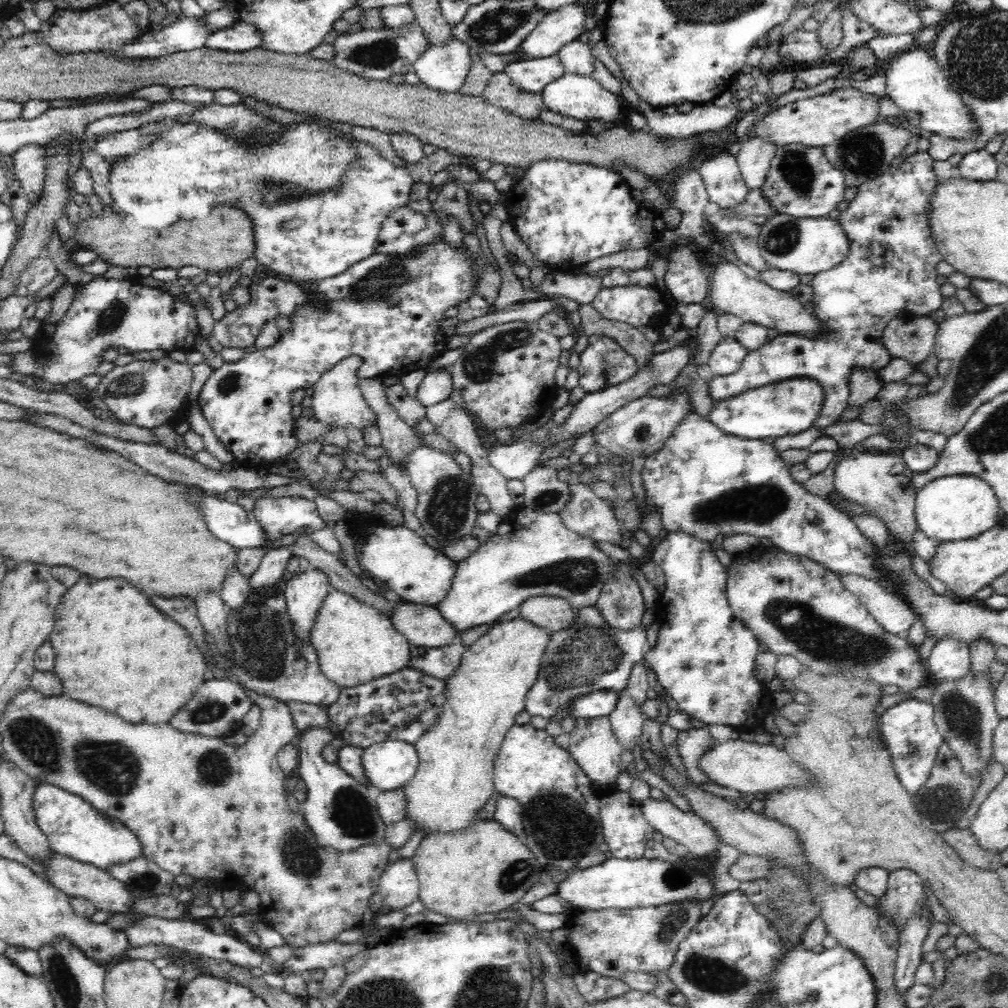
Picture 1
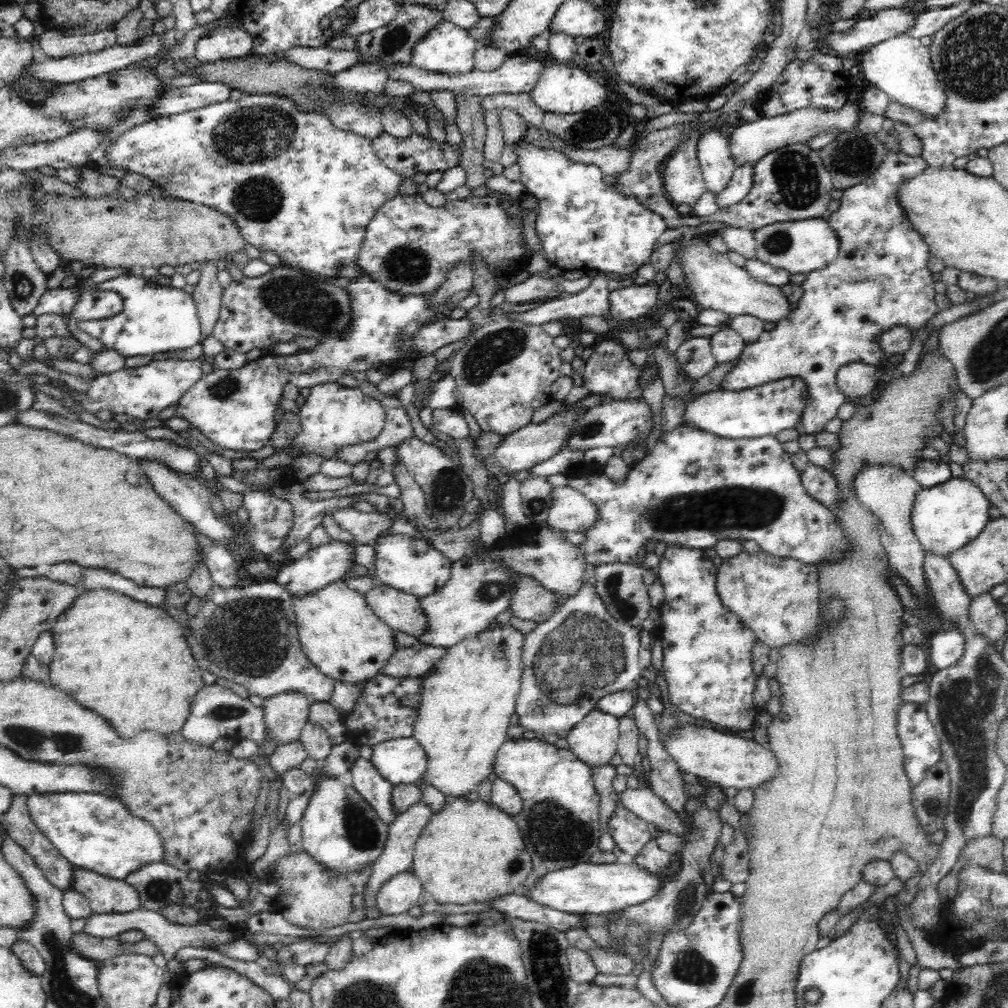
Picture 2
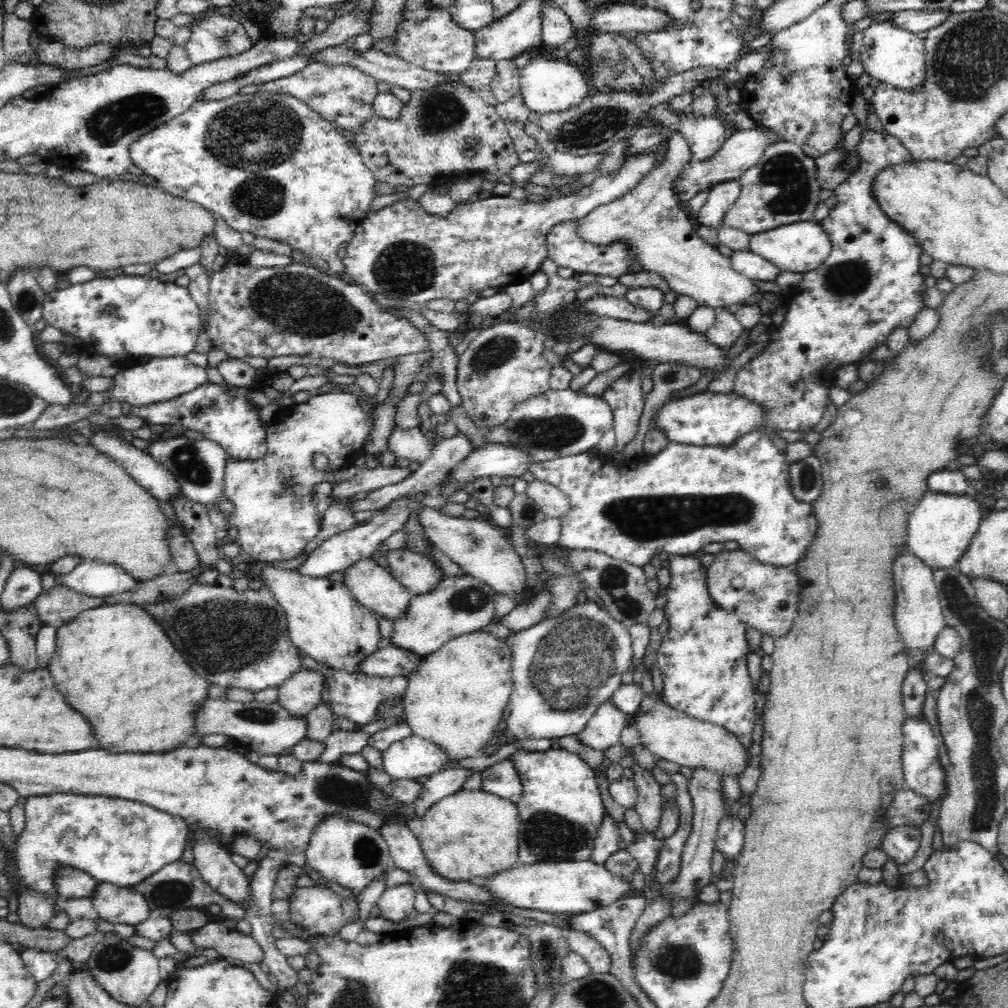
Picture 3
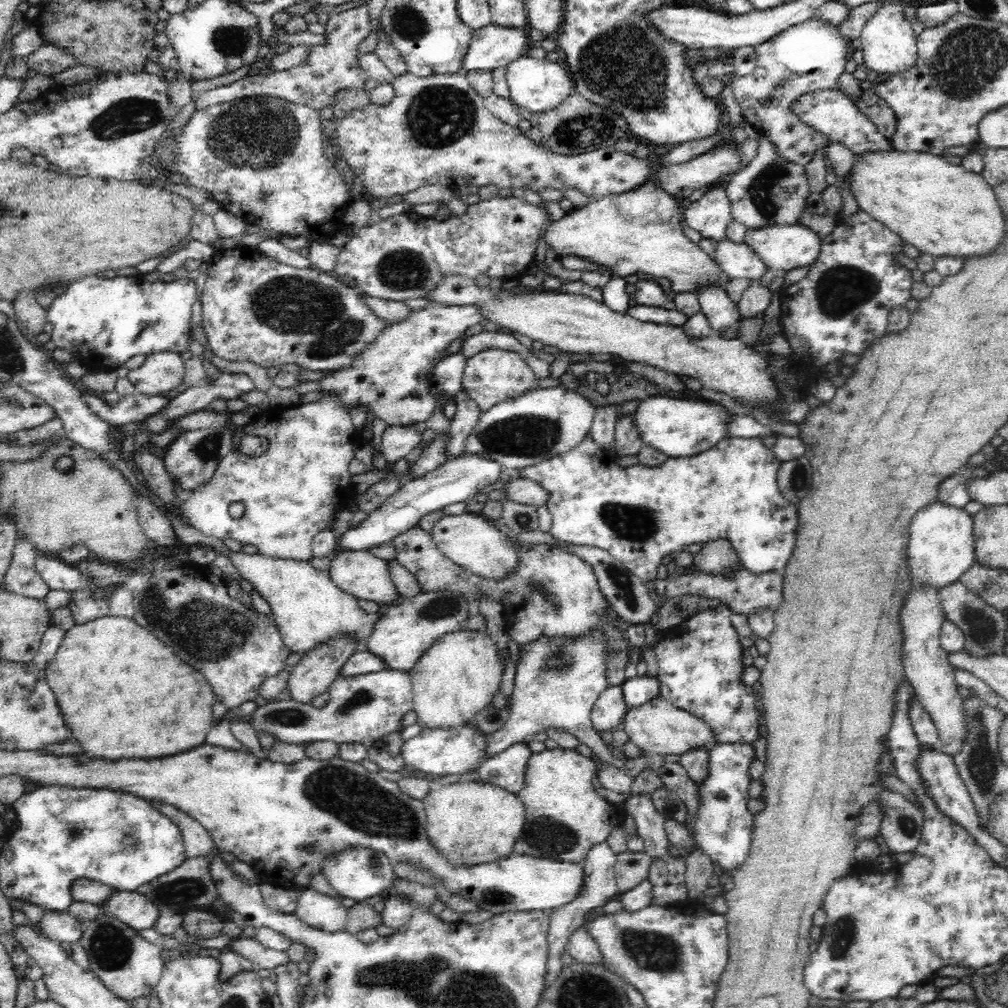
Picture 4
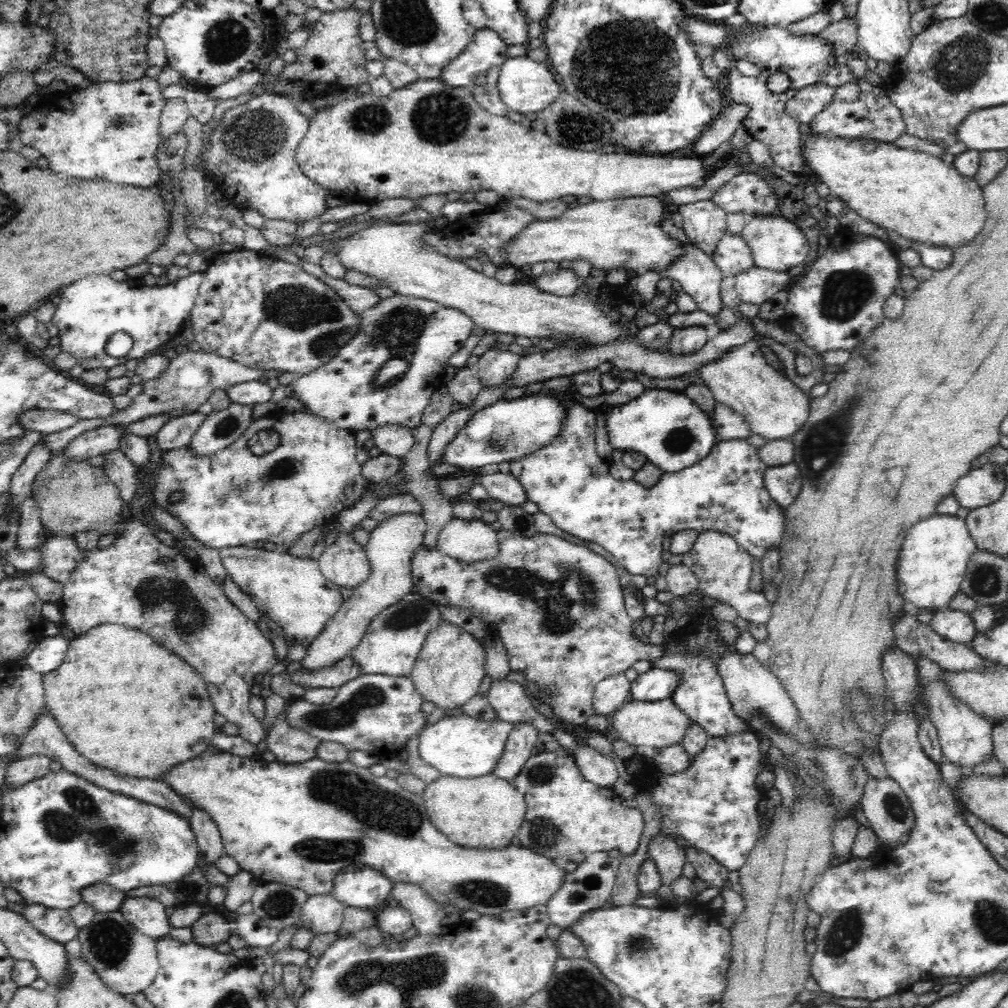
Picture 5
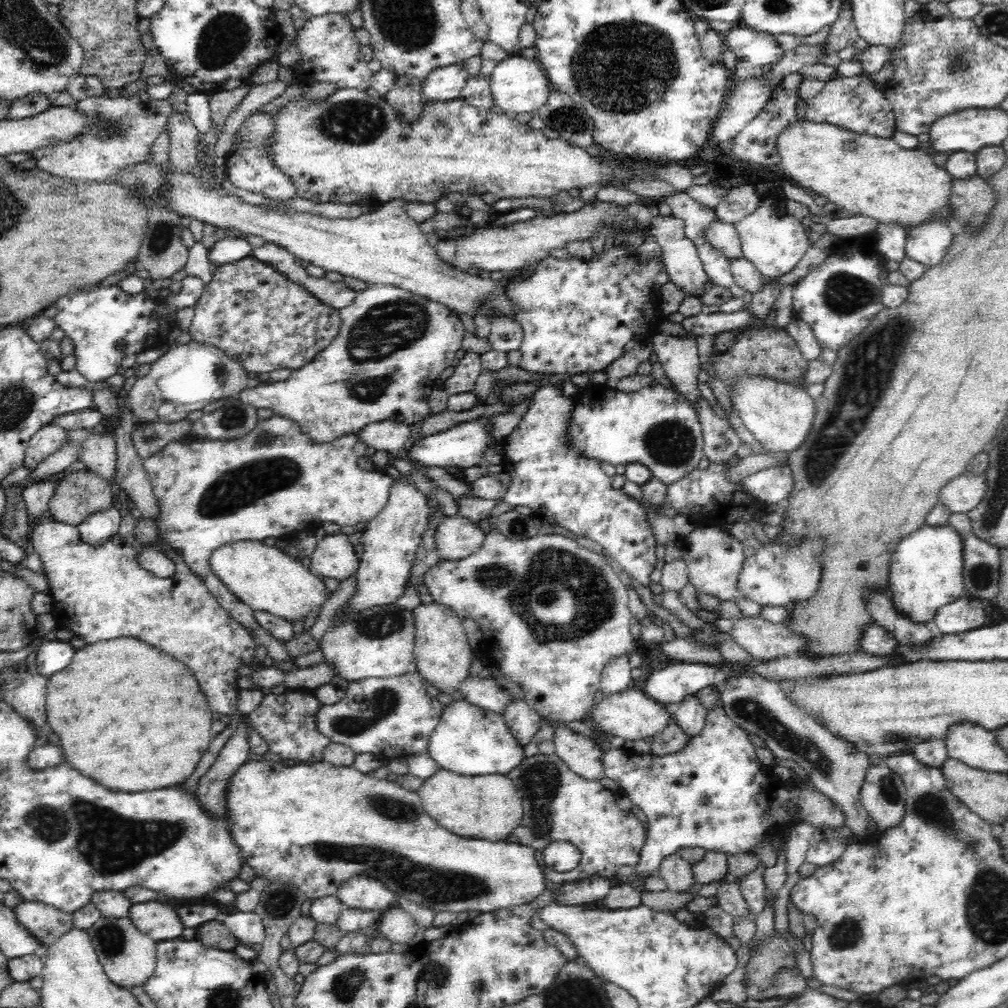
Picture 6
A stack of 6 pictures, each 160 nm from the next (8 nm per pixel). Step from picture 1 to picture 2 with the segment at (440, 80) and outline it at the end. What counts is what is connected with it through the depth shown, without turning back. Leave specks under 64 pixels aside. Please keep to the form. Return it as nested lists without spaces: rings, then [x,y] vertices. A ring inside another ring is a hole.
[[[442,20],[421,36],[412,48],[411,64],[436,74],[466,74],[474,71],[474,53],[478,48],[474,35],[467,30]]]

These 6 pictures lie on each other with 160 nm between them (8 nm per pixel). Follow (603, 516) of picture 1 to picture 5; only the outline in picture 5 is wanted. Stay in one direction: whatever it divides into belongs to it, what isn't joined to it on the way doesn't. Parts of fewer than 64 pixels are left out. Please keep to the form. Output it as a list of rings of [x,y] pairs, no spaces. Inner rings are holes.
[[[499,471],[496,474],[484,476],[480,484],[492,499],[496,499],[501,504],[519,505],[529,501],[524,486],[510,473],[502,474]]]

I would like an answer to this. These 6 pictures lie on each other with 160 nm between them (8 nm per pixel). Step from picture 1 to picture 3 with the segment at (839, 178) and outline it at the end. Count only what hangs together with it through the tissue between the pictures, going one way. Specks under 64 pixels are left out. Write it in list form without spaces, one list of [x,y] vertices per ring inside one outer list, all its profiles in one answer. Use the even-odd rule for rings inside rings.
[[[782,140],[767,144],[760,160],[744,171],[737,182],[741,186],[740,194],[726,211],[720,227],[734,227],[751,235],[782,225],[813,220],[823,189],[816,177],[815,159],[805,156],[798,146]]]

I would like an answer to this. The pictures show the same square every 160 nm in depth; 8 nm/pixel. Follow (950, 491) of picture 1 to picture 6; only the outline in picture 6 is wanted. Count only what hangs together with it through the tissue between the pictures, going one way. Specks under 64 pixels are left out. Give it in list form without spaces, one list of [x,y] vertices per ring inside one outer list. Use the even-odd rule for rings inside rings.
[[[948,522],[940,526],[921,526],[898,543],[891,556],[888,592],[894,609],[913,624],[927,624],[945,604],[966,595],[963,585],[964,541]]]

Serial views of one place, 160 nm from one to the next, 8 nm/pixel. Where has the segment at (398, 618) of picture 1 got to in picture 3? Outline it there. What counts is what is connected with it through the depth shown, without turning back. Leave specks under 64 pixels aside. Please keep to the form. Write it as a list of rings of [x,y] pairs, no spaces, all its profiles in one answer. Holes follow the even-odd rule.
[[[372,556],[354,562],[352,566],[345,568],[344,573],[345,579],[342,583],[345,588],[348,588],[352,596],[376,616],[392,621],[405,614],[405,608],[408,607],[409,599],[413,594],[392,576],[390,570],[377,565]]]

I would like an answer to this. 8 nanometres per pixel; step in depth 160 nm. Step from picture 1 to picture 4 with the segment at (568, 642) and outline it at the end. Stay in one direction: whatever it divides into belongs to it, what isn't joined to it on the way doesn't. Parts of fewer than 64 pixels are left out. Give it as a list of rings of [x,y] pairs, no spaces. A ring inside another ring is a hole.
[[[572,642],[572,646],[532,646],[528,658],[517,656],[509,718],[501,729],[488,736],[488,758],[506,750],[521,739],[544,735],[546,728],[561,728],[592,749],[604,764],[621,765],[623,757],[602,741],[591,721],[592,706],[601,690],[609,686],[608,677],[600,670],[600,650],[592,642]]]

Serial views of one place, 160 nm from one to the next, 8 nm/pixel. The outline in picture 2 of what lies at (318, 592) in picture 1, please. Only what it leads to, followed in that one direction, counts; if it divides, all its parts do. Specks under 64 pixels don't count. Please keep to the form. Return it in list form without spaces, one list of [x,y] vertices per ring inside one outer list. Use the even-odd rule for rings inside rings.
[[[350,542],[324,544],[324,546],[316,548],[316,550],[310,549],[300,559],[294,560],[294,564],[290,562],[286,566],[282,566],[277,571],[277,577],[274,580],[284,587],[289,596],[320,590],[321,587],[330,582],[343,579],[345,573],[351,568],[350,558],[352,556],[354,556],[354,548],[352,548]]]

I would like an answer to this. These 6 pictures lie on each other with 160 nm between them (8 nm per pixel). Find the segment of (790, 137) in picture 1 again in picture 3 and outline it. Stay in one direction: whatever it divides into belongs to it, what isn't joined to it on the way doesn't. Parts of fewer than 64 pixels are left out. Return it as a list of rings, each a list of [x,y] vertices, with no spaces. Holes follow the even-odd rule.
[[[761,125],[749,128],[750,130],[738,129],[724,142],[716,154],[709,155],[706,159],[697,159],[681,170],[675,181],[675,194],[682,202],[694,198],[700,191],[708,191],[714,185],[726,183],[738,179],[744,171],[752,168],[760,160],[761,152],[767,144],[781,142],[776,134]]]

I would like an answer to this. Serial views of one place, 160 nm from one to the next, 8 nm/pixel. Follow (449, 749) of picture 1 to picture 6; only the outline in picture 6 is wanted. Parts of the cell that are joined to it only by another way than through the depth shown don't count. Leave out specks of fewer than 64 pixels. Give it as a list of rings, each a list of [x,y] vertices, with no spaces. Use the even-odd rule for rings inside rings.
[[[415,602],[413,608],[413,624],[416,625],[413,656],[416,672],[440,692],[453,695],[460,691],[460,684],[470,675],[470,664],[475,650],[469,644],[469,638],[462,626],[462,619],[452,611],[451,607],[438,602]]]

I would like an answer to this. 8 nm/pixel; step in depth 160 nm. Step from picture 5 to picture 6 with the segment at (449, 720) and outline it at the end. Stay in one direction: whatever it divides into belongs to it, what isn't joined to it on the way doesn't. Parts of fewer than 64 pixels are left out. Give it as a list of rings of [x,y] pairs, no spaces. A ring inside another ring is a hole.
[[[452,700],[444,707],[440,722],[428,741],[428,754],[439,768],[456,774],[484,776],[505,774],[516,768],[524,758],[524,746],[518,742],[506,719],[496,711],[484,710],[464,700]]]

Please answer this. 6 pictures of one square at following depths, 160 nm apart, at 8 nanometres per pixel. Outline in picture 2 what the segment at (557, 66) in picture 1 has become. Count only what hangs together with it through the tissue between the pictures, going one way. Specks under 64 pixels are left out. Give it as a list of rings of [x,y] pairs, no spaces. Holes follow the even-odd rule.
[[[512,54],[501,63],[501,65],[492,72],[472,71],[466,74],[436,74],[428,70],[416,68],[412,64],[396,62],[391,65],[384,65],[385,74],[390,80],[403,80],[412,84],[415,90],[424,90],[424,92],[431,92],[431,90],[448,90],[455,94],[472,93],[482,98],[492,96],[493,94],[516,94],[519,92],[529,92],[536,83],[537,74],[543,69],[543,64],[549,61],[540,62],[540,60],[528,60],[519,54]]]

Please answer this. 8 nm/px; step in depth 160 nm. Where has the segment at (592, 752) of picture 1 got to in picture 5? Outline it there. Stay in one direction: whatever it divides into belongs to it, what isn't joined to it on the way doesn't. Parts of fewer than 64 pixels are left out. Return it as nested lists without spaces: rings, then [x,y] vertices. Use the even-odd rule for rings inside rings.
[[[624,671],[608,675],[595,686],[592,703],[593,714],[600,714],[607,719],[622,703],[631,699],[631,682],[626,679]]]

